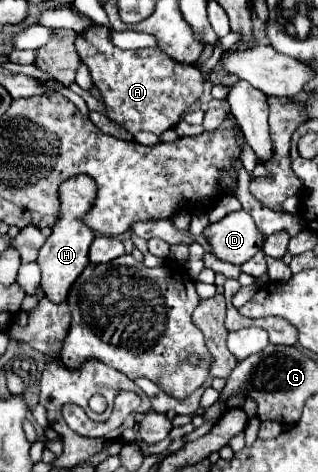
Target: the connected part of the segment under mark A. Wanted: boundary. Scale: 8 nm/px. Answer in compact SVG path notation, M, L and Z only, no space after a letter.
M101 25L89 27L85 33L77 35L75 47L91 71L93 85L101 91L105 115L125 127L129 133L151 131L155 135L165 133L175 127L187 107L195 103L203 93L203 75L195 65L185 65L171 61L159 49L117 49L109 39L109 29Z

